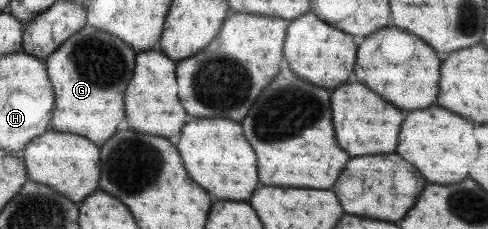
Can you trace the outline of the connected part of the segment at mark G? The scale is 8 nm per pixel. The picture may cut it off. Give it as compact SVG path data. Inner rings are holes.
M88 24L64 40L43 61L54 94L48 129L84 136L100 147L122 121L122 97L135 57L136 52L122 40Z

